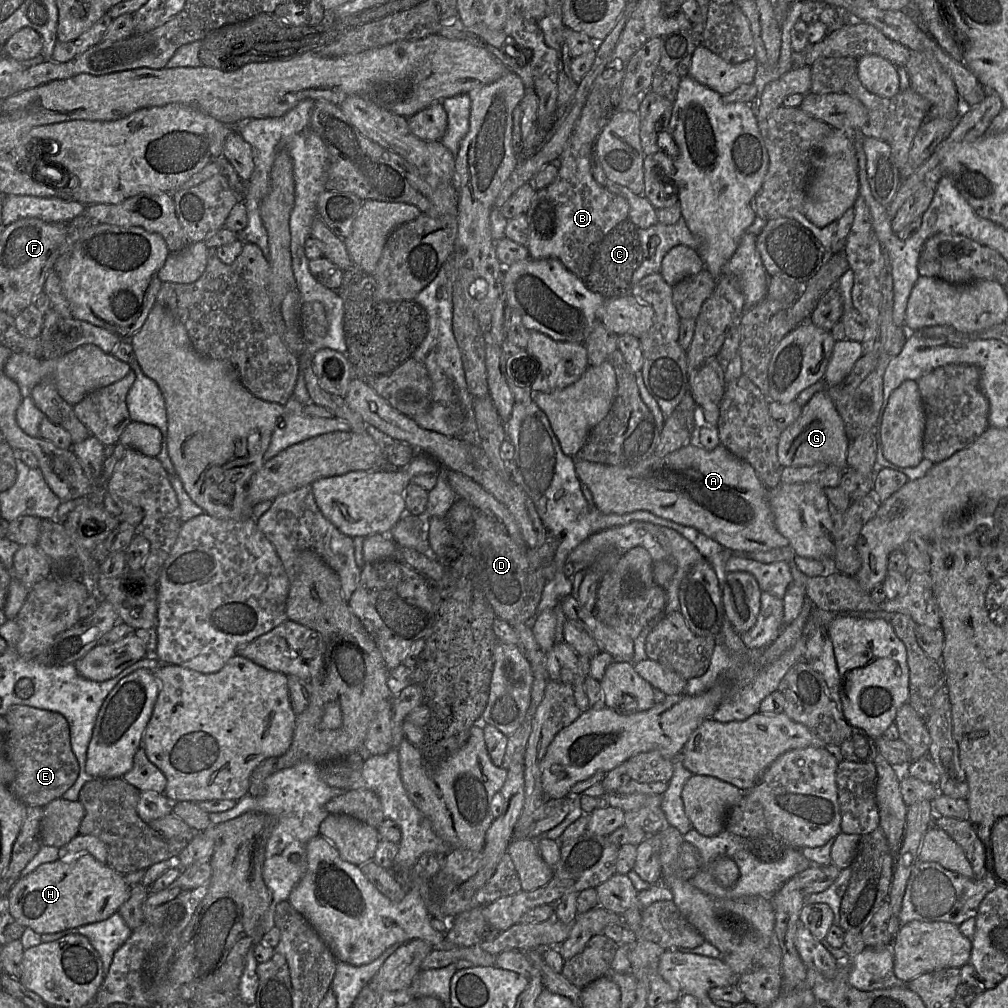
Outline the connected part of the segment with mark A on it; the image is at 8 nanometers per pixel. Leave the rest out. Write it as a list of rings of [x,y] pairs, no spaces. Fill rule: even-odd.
[[[691,442],[664,457],[652,454],[628,467],[575,460],[575,471],[581,483],[591,492],[594,505],[602,514],[623,515],[647,511],[679,525],[692,527],[719,543],[723,549],[734,553],[767,551],[789,546],[789,541],[776,528],[769,503],[769,489],[762,484],[750,464],[734,456],[722,445],[707,451],[696,442]]]

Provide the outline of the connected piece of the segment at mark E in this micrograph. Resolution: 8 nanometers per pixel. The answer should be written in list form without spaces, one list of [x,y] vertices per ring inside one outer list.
[[[13,705],[5,714],[8,731],[4,742],[5,755],[16,771],[9,790],[27,806],[44,807],[62,798],[76,782],[80,766],[72,751],[70,727],[60,713],[30,706]]]

